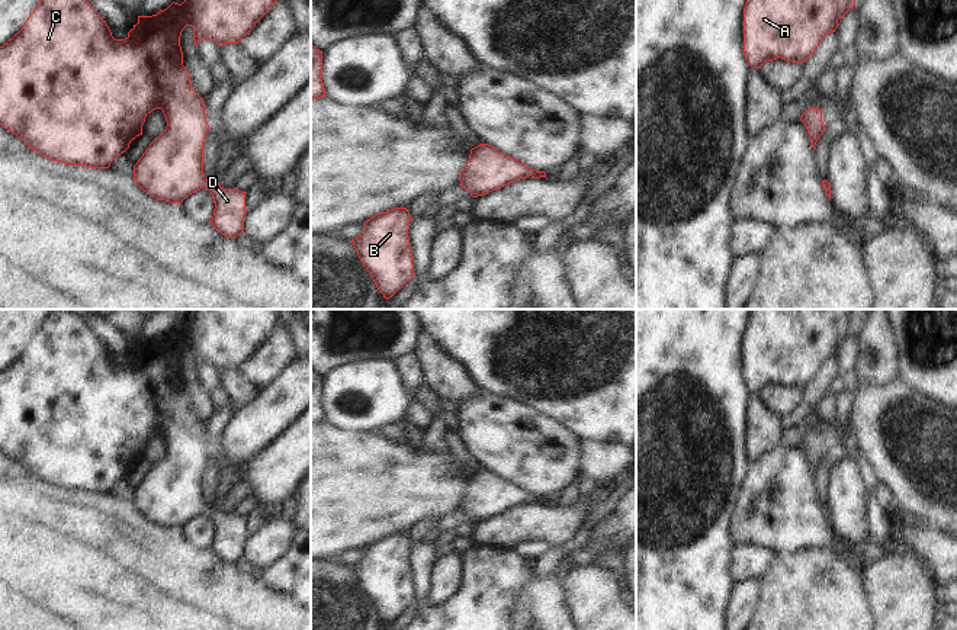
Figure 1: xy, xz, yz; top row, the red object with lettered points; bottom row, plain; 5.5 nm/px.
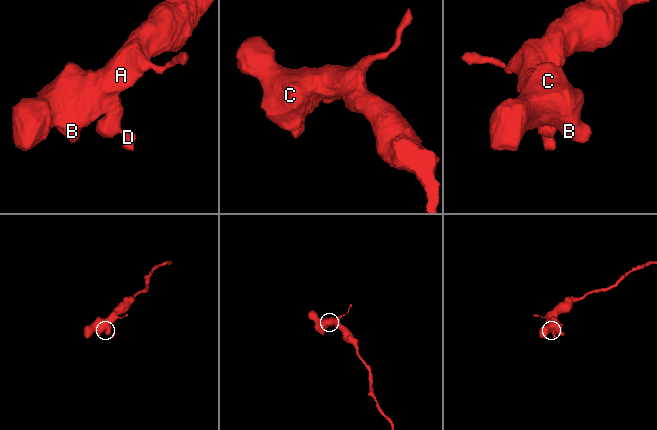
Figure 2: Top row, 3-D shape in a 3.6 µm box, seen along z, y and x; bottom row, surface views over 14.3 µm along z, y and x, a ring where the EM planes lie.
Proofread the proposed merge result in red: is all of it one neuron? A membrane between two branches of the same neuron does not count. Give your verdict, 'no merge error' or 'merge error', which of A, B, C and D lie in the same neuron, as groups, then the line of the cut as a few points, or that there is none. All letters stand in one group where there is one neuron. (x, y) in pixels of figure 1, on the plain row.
no merge error | A B C D | no cut

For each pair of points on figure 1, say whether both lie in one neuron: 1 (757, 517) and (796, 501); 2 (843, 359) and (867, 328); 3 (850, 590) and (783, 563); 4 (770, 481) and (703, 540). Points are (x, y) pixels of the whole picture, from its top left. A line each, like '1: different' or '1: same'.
1: same
2: different
3: same
4: different

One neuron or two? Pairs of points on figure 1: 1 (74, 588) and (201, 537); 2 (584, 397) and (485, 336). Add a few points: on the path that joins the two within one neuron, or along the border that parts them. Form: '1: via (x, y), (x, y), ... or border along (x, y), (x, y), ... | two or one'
1: border along (179, 529), (192, 543), (208, 549) | two
2: via (559, 373), (536, 365), (510, 338) | one

